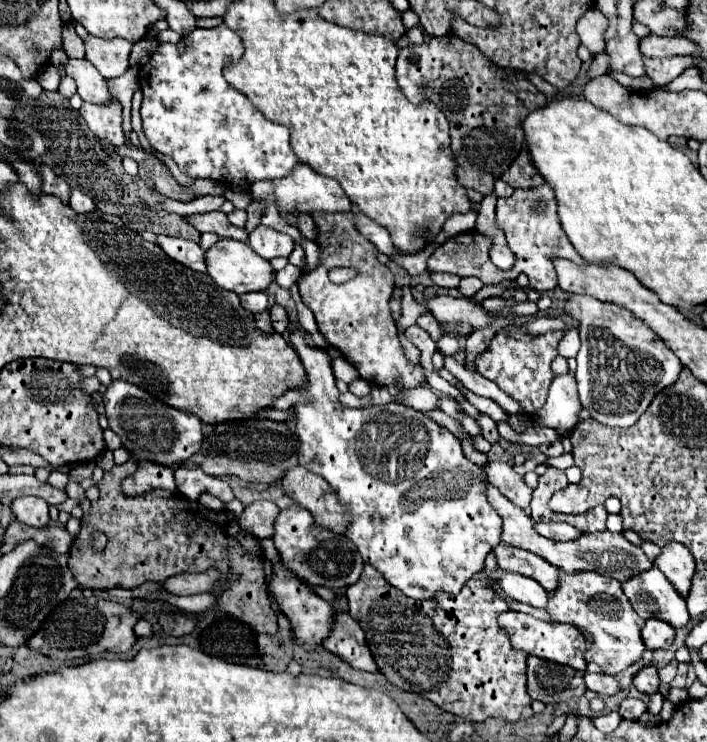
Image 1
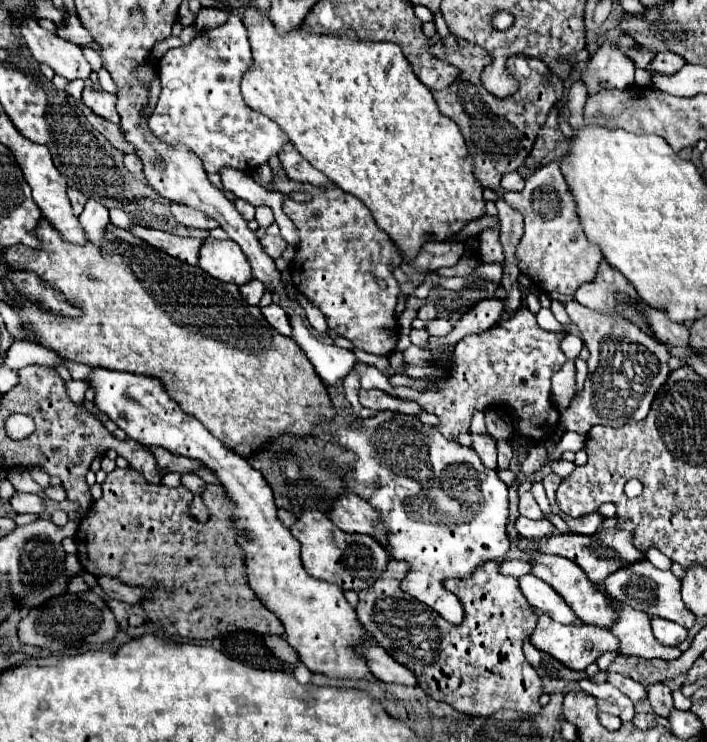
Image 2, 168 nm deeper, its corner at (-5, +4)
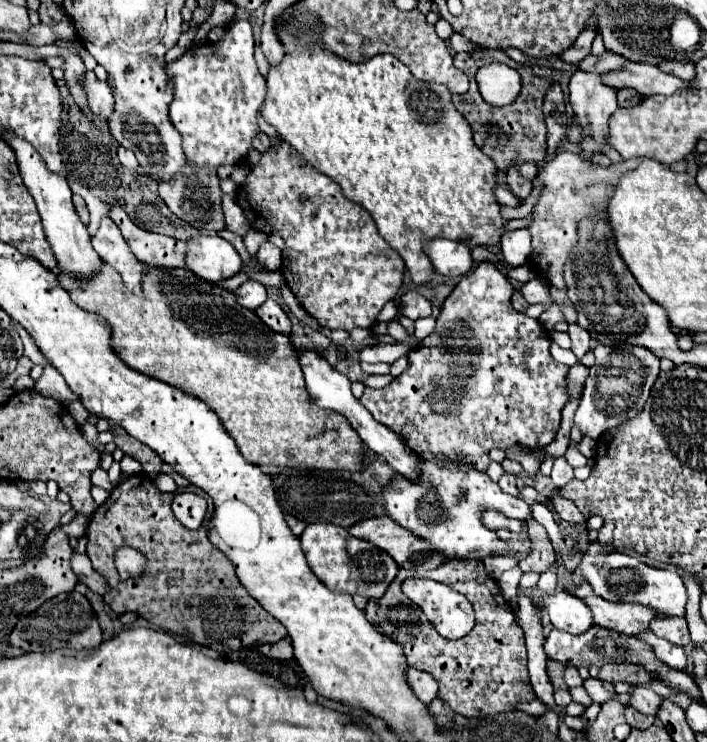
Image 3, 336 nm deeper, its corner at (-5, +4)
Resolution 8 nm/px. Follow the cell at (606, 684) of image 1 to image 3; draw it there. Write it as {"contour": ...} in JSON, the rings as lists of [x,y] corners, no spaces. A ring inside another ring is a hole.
{"contour":[[[642,685],[632,687],[632,697],[630,697],[630,705],[644,713],[644,715],[656,715],[660,705],[662,705],[662,697],[656,695],[652,689],[646,689]]]}

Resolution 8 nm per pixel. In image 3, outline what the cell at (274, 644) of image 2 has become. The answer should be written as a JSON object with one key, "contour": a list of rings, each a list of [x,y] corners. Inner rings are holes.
{"contour":[[[282,639],[276,645],[262,645],[260,651],[262,651],[262,655],[266,655],[270,659],[278,659],[278,661],[288,661],[294,655],[292,645],[290,645],[288,639]]]}

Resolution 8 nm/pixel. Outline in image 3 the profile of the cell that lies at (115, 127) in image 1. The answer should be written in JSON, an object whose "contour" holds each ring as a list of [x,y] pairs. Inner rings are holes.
{"contour":[[[86,71],[82,87],[84,87],[86,103],[88,103],[90,111],[102,119],[108,119],[108,115],[112,113],[112,107],[114,107],[114,97],[112,97],[110,85],[106,81],[98,81],[94,77],[94,71]]]}

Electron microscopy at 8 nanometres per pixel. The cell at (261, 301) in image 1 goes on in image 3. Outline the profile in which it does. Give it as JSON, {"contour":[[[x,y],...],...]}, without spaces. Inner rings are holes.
{"contour":[[[250,279],[250,281],[242,283],[242,285],[234,291],[234,295],[236,295],[236,301],[238,301],[242,307],[246,307],[246,309],[256,309],[256,307],[260,307],[260,305],[266,301],[266,287]]]}

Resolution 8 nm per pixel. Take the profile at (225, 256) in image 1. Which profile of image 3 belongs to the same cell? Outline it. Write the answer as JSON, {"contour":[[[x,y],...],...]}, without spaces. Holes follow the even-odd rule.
{"contour":[[[194,235],[186,241],[186,267],[200,279],[220,281],[242,267],[238,251],[218,235]]]}

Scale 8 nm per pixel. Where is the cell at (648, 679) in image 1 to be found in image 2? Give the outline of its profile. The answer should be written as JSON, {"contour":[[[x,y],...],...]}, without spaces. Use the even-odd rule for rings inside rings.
{"contour":[[[658,681],[658,683],[648,685],[648,687],[646,687],[646,691],[648,691],[648,701],[650,701],[650,705],[652,705],[654,713],[656,713],[656,715],[660,715],[660,717],[668,717],[670,709],[674,707],[674,705],[672,705],[670,687],[668,687],[666,683]]]}

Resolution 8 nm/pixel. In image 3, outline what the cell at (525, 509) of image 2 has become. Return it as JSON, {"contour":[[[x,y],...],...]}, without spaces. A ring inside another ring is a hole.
{"contour":[[[528,519],[528,533],[530,533],[530,541],[532,541],[532,551],[526,555],[526,559],[520,561],[520,569],[522,573],[546,573],[554,567],[556,563],[556,553],[554,553],[554,547],[552,543],[548,541],[548,533],[546,529],[534,521],[534,519]]]}

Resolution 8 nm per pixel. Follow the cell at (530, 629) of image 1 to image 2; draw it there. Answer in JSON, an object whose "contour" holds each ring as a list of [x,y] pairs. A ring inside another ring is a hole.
{"contour":[[[538,615],[536,627],[534,627],[532,635],[530,635],[530,643],[536,649],[554,655],[560,663],[564,663],[566,667],[572,667],[576,671],[584,671],[590,663],[594,663],[598,659],[600,653],[616,651],[616,647],[618,647],[616,637],[608,629],[604,629],[604,627],[594,627],[594,625],[582,625],[582,627],[562,625],[562,623],[556,623],[554,619],[550,619],[548,615]]]}

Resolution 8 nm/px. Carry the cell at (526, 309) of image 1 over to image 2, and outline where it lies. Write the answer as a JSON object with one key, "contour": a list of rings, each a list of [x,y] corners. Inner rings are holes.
{"contour":[[[542,307],[542,309],[536,313],[536,319],[538,319],[538,325],[540,325],[542,329],[546,329],[546,331],[564,331],[564,325],[560,325],[560,323],[554,319],[552,311],[546,309],[546,307]]]}

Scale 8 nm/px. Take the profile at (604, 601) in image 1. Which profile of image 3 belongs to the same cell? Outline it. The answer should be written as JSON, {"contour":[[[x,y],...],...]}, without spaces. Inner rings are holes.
{"contour":[[[644,631],[640,635],[636,635],[640,639],[644,639],[648,645],[652,645],[654,653],[658,659],[662,659],[664,663],[668,663],[672,669],[686,669],[688,665],[688,657],[684,653],[684,649],[680,645],[672,645],[664,639],[658,639],[656,635],[652,635],[652,631]]]}

